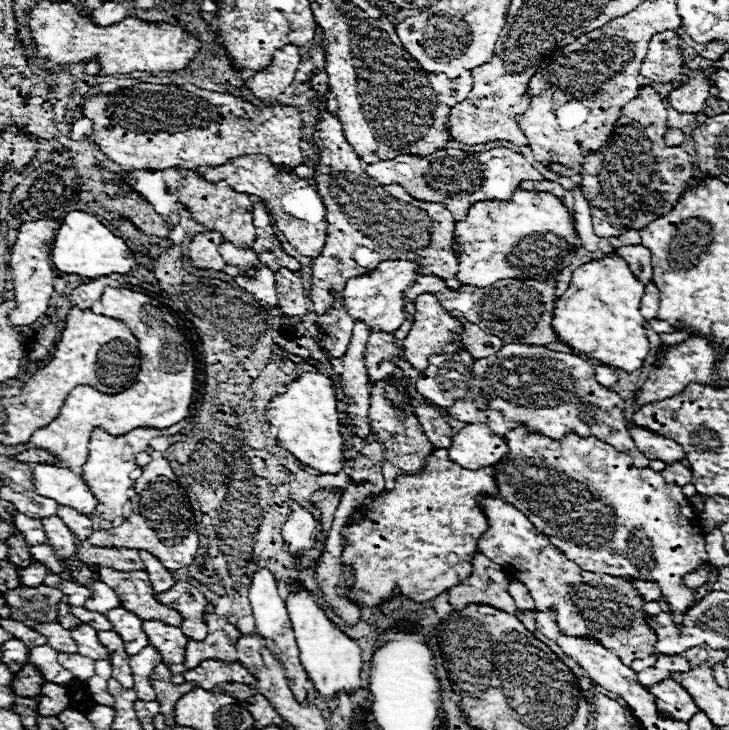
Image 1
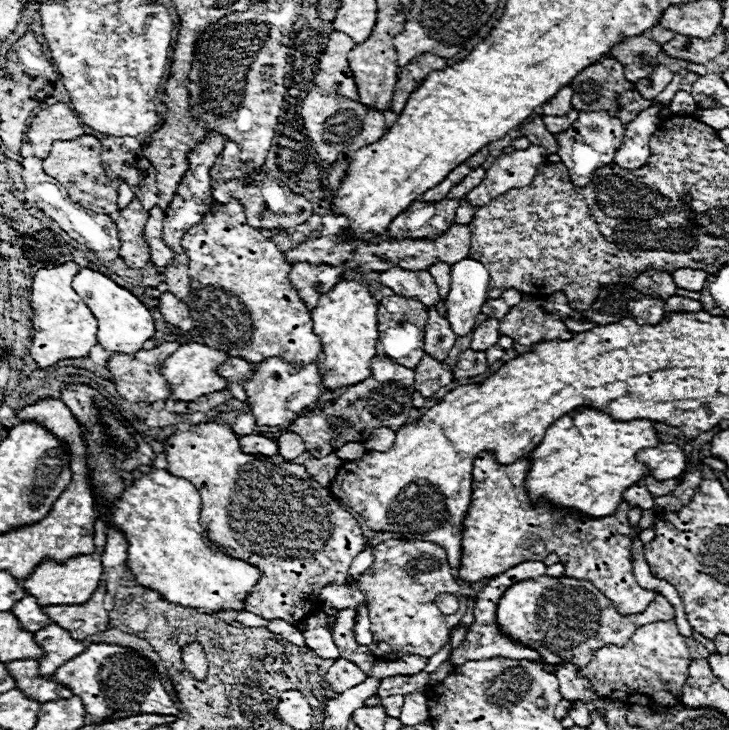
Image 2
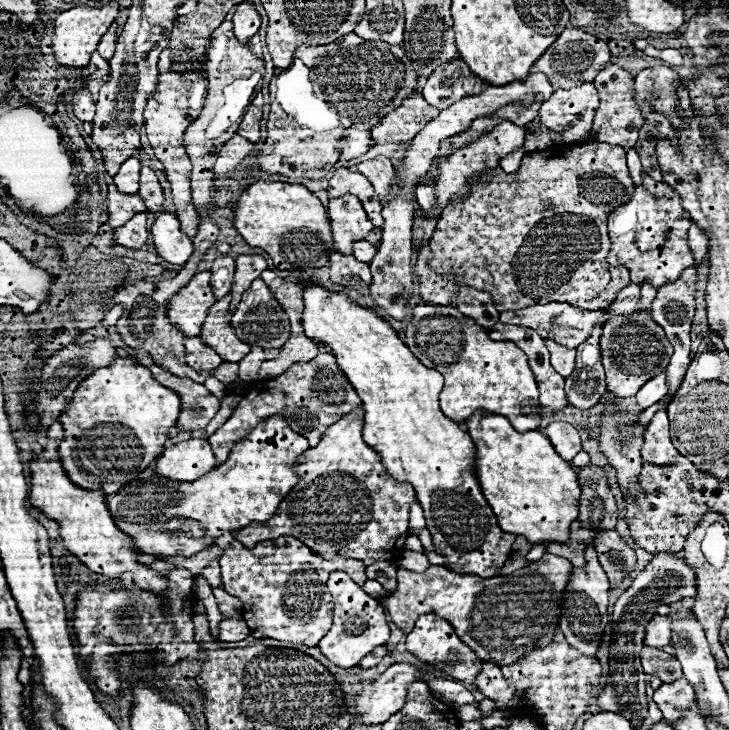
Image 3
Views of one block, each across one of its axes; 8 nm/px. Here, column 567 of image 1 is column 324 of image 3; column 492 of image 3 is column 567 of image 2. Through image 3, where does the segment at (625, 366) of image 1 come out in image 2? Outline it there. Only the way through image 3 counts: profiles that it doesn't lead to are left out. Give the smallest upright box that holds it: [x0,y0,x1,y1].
[458,454,656,612]

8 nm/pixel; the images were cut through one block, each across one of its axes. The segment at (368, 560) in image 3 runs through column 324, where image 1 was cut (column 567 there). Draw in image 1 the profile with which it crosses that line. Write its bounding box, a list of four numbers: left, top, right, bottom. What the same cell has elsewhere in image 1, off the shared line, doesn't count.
[496,424,708,626]

